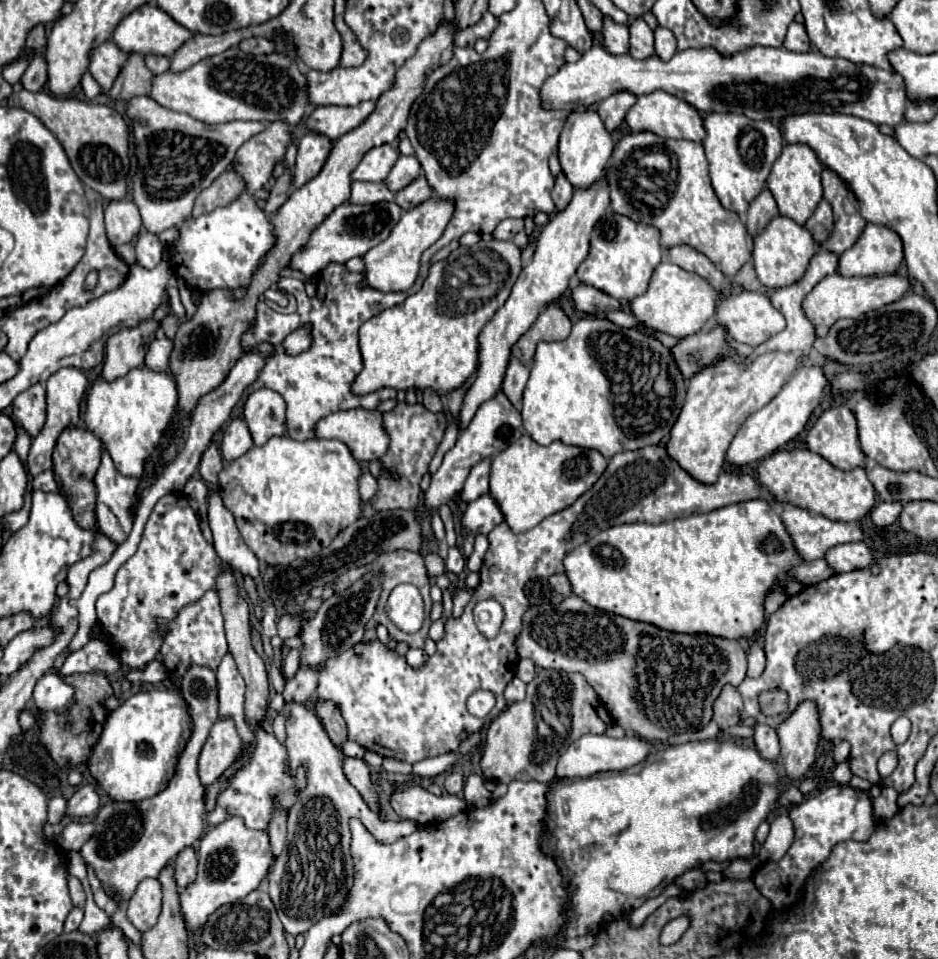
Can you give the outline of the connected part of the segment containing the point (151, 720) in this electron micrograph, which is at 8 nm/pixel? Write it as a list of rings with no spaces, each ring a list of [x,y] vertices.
[[[154,689],[132,695],[112,711],[88,757],[88,771],[112,801],[138,803],[160,793],[176,771],[192,721],[178,691]]]

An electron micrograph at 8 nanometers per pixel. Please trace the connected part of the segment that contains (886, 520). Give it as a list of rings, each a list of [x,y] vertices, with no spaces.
[[[882,501],[882,503],[878,503],[878,505],[872,509],[870,519],[872,519],[872,523],[874,523],[876,527],[884,529],[884,527],[896,523],[900,511],[902,511],[902,503],[886,503],[886,501]]]

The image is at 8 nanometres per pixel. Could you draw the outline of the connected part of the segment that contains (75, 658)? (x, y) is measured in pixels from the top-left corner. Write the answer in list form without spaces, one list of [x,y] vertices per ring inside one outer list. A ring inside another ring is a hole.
[[[90,639],[90,643],[84,645],[80,651],[68,655],[60,673],[62,675],[72,675],[72,673],[102,671],[106,675],[114,675],[120,669],[122,669],[122,663],[118,661],[116,653],[104,641]]]

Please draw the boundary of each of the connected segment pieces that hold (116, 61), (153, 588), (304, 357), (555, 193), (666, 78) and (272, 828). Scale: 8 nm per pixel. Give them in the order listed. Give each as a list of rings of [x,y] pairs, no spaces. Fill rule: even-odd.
[[[106,41],[94,49],[90,73],[96,79],[96,83],[102,87],[102,95],[106,95],[110,91],[110,87],[114,85],[118,73],[122,71],[122,67],[130,55],[132,53],[122,51],[112,41]]]
[[[170,493],[158,499],[138,551],[116,571],[114,587],[96,601],[98,621],[108,629],[110,643],[124,665],[140,669],[154,661],[162,643],[162,633],[156,631],[154,619],[172,619],[186,603],[200,599],[208,589],[216,589],[220,563],[214,545],[202,535],[186,495]]]
[[[330,263],[330,267],[324,269],[324,275],[318,275],[318,293],[316,297],[308,297],[304,291],[304,283],[300,279],[294,279],[288,275],[288,291],[296,295],[298,307],[290,315],[282,315],[274,309],[270,309],[266,303],[258,301],[256,305],[256,317],[252,319],[250,329],[242,335],[242,349],[244,353],[250,353],[260,343],[270,343],[274,353],[266,357],[264,367],[258,375],[258,379],[252,383],[254,389],[272,389],[282,395],[286,401],[286,421],[288,421],[288,437],[296,441],[308,441],[316,439],[316,425],[320,419],[324,419],[330,413],[346,411],[346,409],[376,409],[380,403],[388,399],[396,399],[394,389],[380,389],[370,395],[354,397],[350,393],[350,385],[354,377],[362,371],[362,357],[358,349],[358,329],[364,321],[372,319],[374,315],[380,315],[384,309],[394,307],[402,303],[404,299],[394,293],[380,293],[374,289],[360,289],[360,273],[348,273],[344,265]],[[310,325],[312,345],[310,349],[288,355],[284,349],[284,339],[294,333],[296,329]]]
[[[560,175],[560,177],[556,179],[556,187],[552,189],[552,199],[554,199],[554,203],[556,203],[556,211],[562,211],[562,209],[570,203],[572,195],[574,195],[574,187],[566,181],[564,175]]]
[[[596,45],[590,51],[586,51],[576,63],[564,63],[556,75],[552,75],[544,87],[542,87],[542,101],[550,109],[566,109],[572,111],[578,105],[598,105],[602,99],[610,97],[616,91],[628,91],[636,97],[648,95],[652,91],[666,91],[672,93],[684,101],[688,101],[692,107],[704,113],[738,113],[746,115],[754,121],[766,121],[782,123],[784,117],[790,115],[802,115],[802,113],[844,113],[862,117],[866,121],[872,121],[874,125],[890,125],[896,127],[904,119],[906,111],[906,83],[900,73],[870,67],[870,65],[856,65],[846,59],[830,59],[824,57],[820,51],[806,51],[806,53],[794,53],[784,47],[748,47],[744,51],[724,55],[716,51],[714,47],[702,47],[702,49],[686,49],[678,51],[672,59],[662,61],[660,57],[650,57],[644,61],[638,61],[630,55],[614,57],[606,51],[606,47]]]
[[[276,809],[272,813],[270,825],[268,825],[268,833],[270,833],[270,845],[272,845],[272,853],[274,857],[280,855],[284,843],[286,843],[286,811],[284,809]]]

